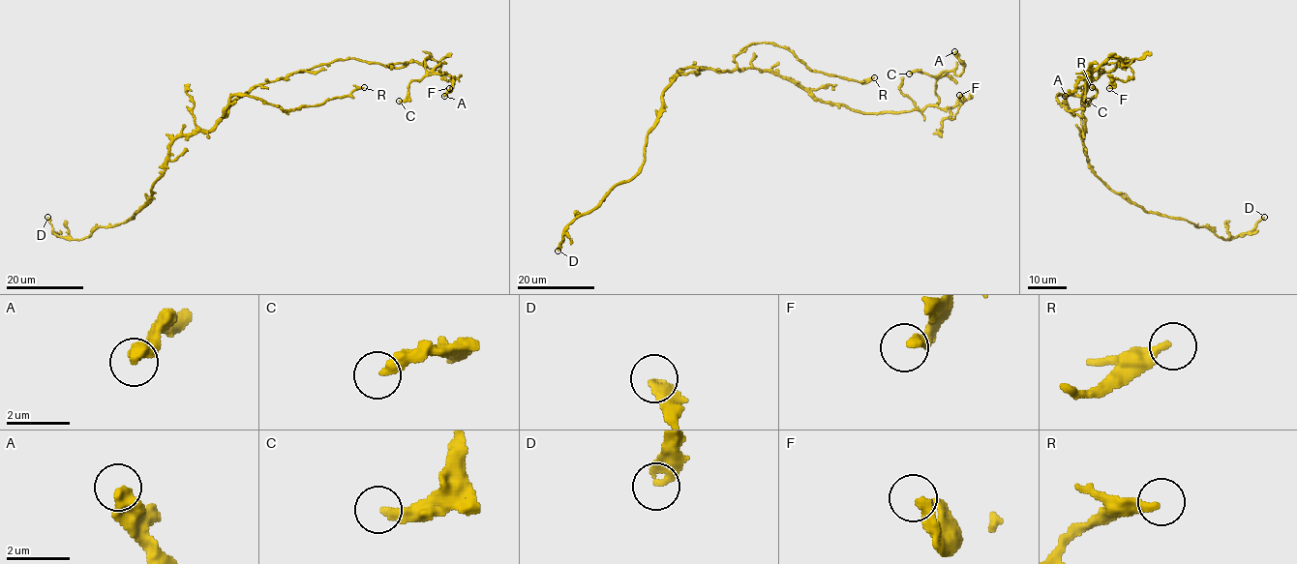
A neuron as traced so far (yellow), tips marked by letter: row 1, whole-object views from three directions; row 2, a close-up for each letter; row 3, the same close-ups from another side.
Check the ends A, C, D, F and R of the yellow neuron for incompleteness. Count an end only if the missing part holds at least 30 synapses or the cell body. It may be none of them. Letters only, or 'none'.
D

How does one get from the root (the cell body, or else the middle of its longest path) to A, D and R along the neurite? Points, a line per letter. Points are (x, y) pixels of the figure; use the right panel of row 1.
A: (1085, 118), (1085, 87), (1128, 60), (1126, 68), (1115, 58), (1104, 61), (1065, 96)
D: (1085, 118), (1082, 139), (1089, 166), (1115, 192), (1146, 210), (1208, 226), (1223, 239), (1247, 233), (1264, 217)
R: (1085, 118), (1074, 115), (1066, 100), (1056, 96), (1069, 110), (1082, 109), (1097, 95), (1092, 87)

